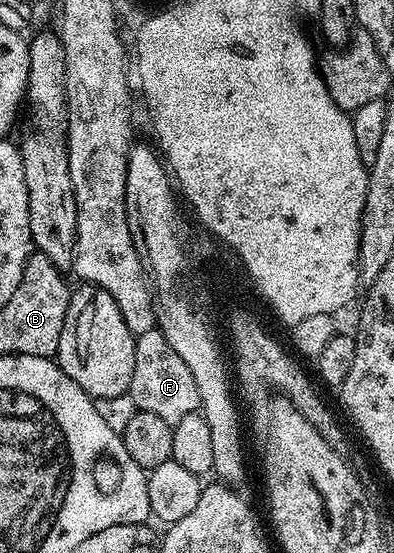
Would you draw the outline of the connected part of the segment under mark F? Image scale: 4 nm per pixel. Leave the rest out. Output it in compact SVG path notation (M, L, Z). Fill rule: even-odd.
M157 327L136 337L134 378L130 378L127 395L132 397L139 411L158 414L162 422L173 426L182 422L186 414L199 409L200 395L198 386L194 386L194 374L190 374L186 362L178 358L178 350L173 350L170 342L166 342L166 338Z

